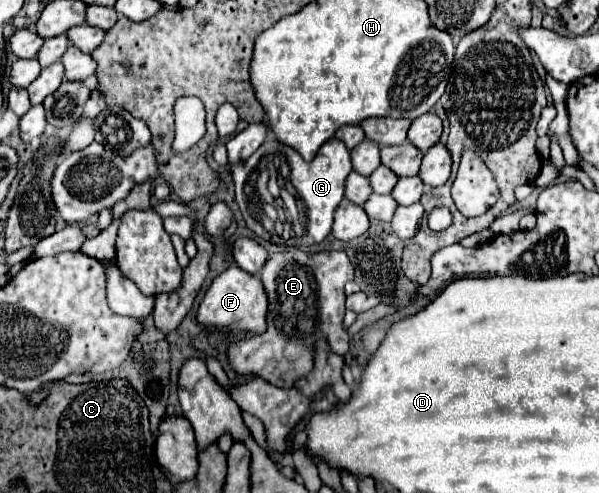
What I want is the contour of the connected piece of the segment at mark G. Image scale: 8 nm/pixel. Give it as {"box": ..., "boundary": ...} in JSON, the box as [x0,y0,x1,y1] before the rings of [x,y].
{"box":[233,138,351,244],"boundary":[[[331,138],[329,142],[325,142],[325,144],[321,146],[321,150],[317,152],[317,156],[315,156],[313,162],[305,162],[305,160],[299,156],[299,152],[295,152],[293,148],[289,148],[289,146],[285,146],[285,144],[277,142],[277,140],[267,140],[249,160],[237,164],[237,166],[233,168],[237,204],[239,204],[239,210],[241,210],[243,218],[245,218],[245,222],[247,222],[247,228],[249,228],[251,232],[255,232],[255,234],[265,234],[265,228],[253,224],[253,222],[257,222],[257,220],[253,220],[251,214],[249,214],[249,208],[247,208],[249,202],[247,202],[245,192],[243,192],[243,186],[245,186],[245,182],[247,182],[249,174],[251,174],[253,170],[257,170],[259,160],[265,158],[265,156],[269,156],[269,154],[283,154],[283,156],[287,158],[287,164],[289,164],[289,168],[291,168],[291,184],[295,186],[299,198],[301,198],[303,204],[307,206],[308,225],[307,234],[303,236],[303,244],[319,244],[319,242],[323,242],[325,236],[331,232],[333,214],[335,214],[335,208],[339,206],[339,202],[343,200],[345,178],[347,178],[349,172],[351,172],[351,158],[349,158],[347,146],[345,146],[341,140]]]}

